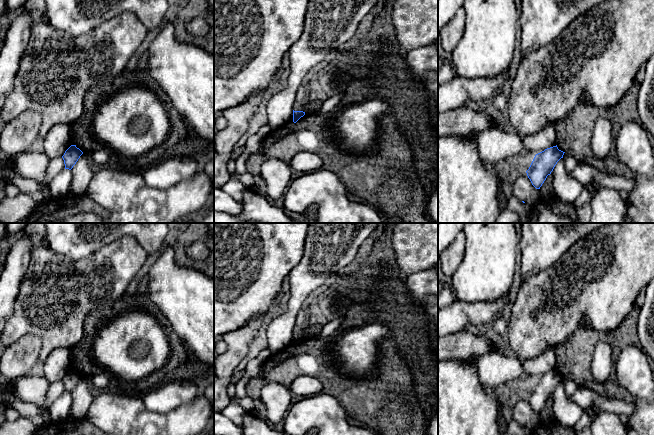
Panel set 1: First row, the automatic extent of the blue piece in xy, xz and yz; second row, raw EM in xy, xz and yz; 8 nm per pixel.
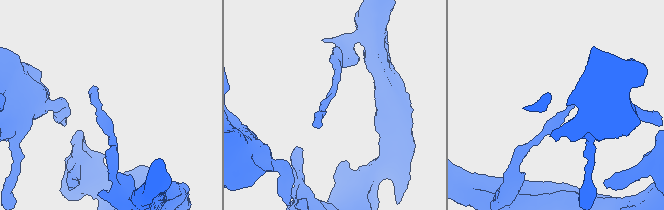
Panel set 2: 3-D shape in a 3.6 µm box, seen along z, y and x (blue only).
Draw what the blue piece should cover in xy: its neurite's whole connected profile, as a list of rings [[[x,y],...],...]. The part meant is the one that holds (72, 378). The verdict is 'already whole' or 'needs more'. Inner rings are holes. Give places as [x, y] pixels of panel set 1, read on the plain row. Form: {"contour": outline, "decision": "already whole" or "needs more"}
{"contour": [[[71,369],[62,380],[65,393],[71,394],[82,378],[83,376],[76,369]]], "decision": "already whole"}

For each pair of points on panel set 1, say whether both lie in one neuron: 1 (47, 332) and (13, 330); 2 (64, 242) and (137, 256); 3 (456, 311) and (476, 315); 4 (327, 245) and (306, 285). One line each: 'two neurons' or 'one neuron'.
1: one neuron
2: two neurons
3: one neuron
4: one neuron

